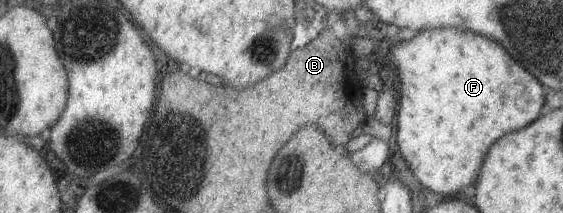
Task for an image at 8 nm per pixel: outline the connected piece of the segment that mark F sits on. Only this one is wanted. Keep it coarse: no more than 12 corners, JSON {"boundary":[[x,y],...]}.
{"boundary":[[420,32],[388,53],[396,142],[424,188],[473,186],[541,115],[494,40]]}

